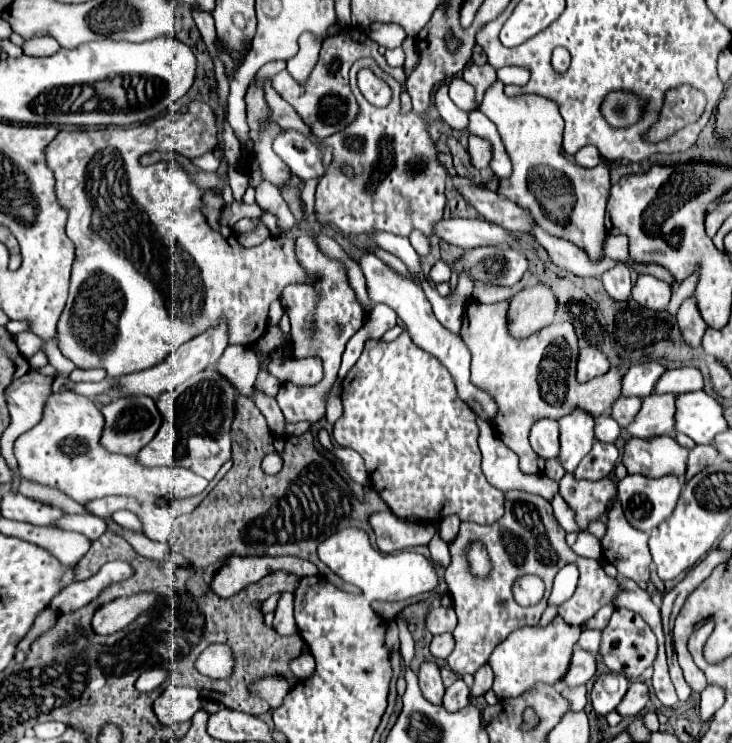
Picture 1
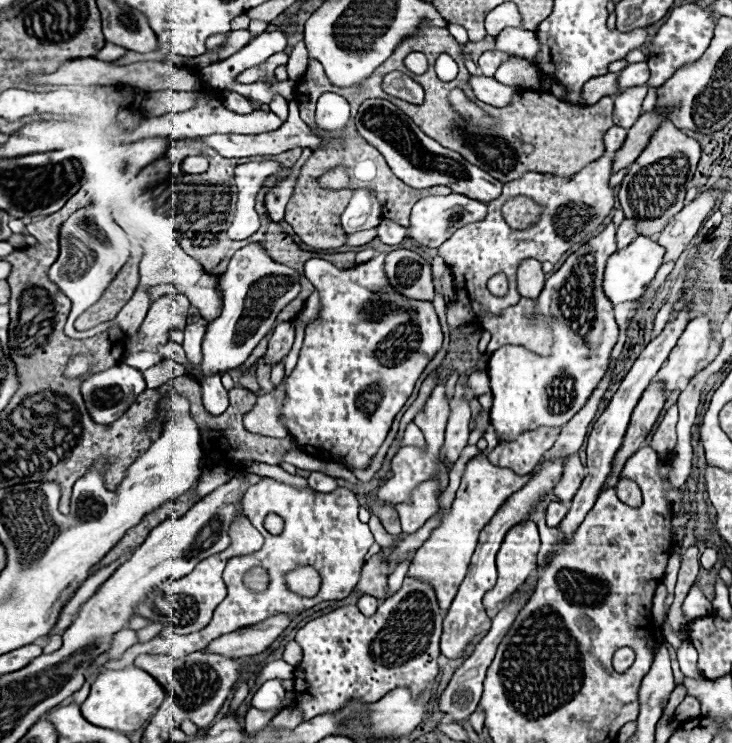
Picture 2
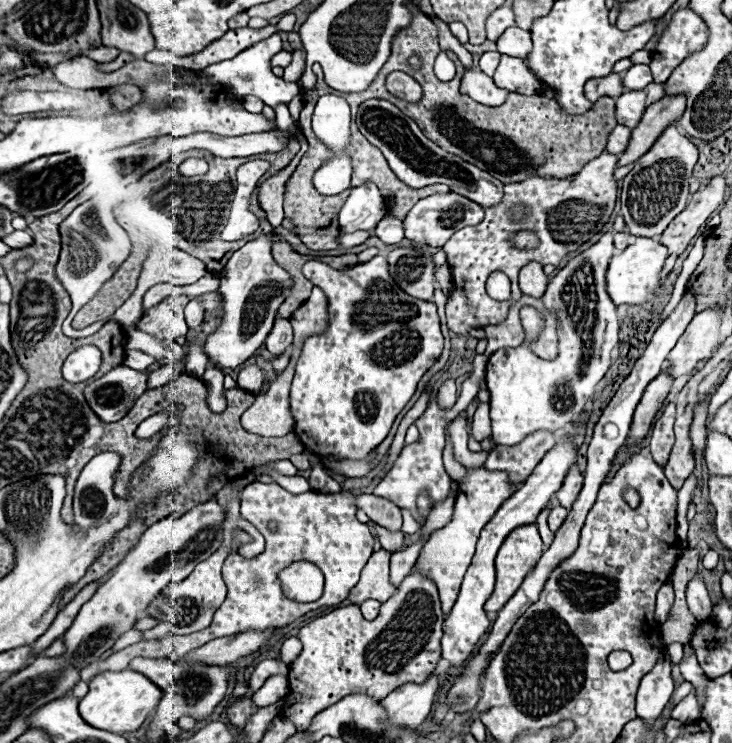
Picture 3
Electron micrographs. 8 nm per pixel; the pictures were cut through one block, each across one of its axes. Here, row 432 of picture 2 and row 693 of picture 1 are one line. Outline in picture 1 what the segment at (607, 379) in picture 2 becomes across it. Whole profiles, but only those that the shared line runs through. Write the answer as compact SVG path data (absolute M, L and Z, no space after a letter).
M586 686L562 688L560 694L570 702L570 710L584 710L584 706L586 706Z

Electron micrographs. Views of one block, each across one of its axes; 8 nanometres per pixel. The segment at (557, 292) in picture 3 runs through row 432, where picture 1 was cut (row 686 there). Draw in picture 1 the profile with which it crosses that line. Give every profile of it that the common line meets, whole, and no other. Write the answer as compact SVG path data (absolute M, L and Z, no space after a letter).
M556 616L546 628L540 626L524 626L514 630L502 644L498 644L488 660L494 670L492 690L498 698L516 698L536 682L556 684L560 676L568 670L568 660L572 656L572 648L578 642L582 628L566 624L560 616Z

